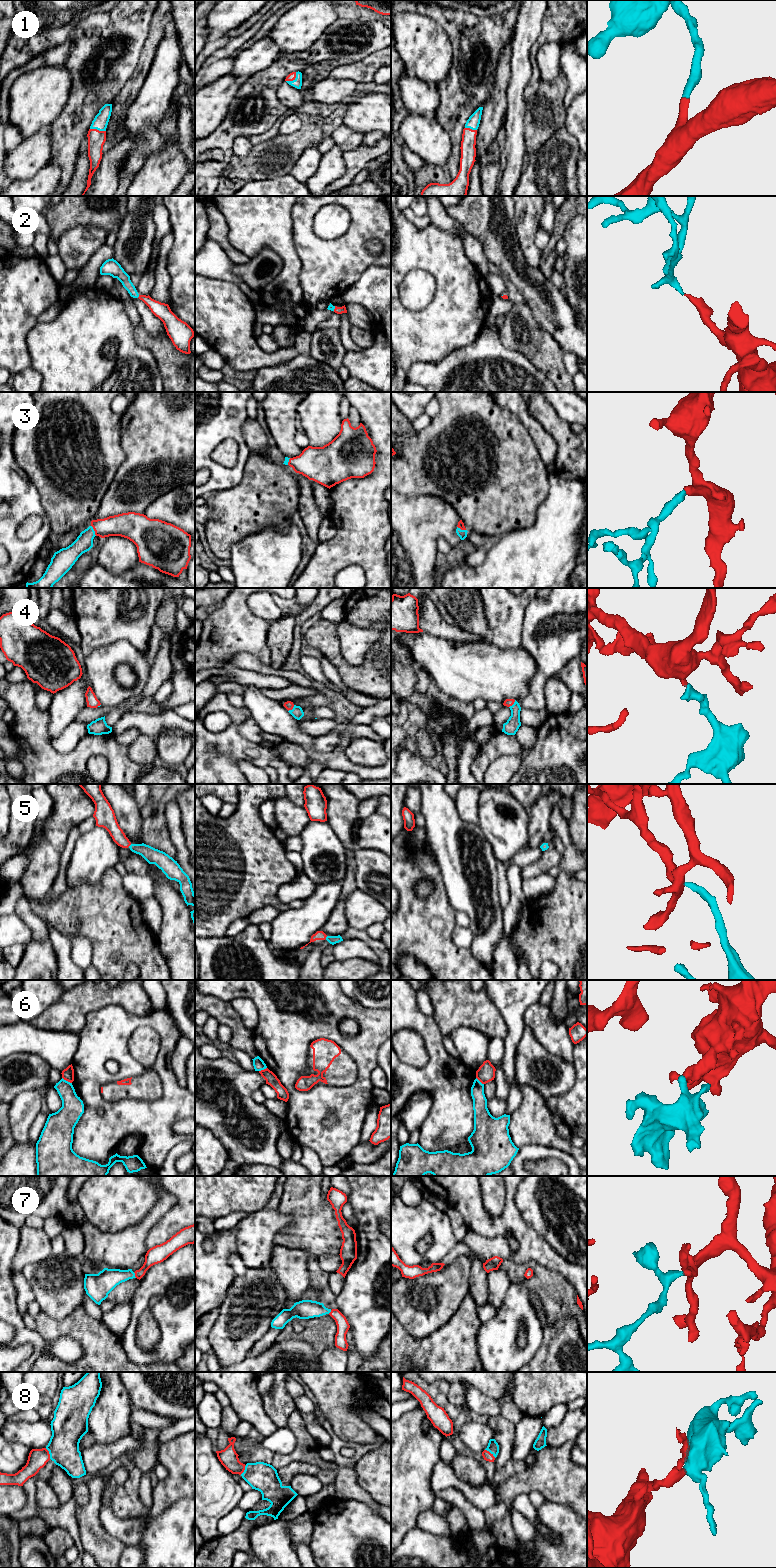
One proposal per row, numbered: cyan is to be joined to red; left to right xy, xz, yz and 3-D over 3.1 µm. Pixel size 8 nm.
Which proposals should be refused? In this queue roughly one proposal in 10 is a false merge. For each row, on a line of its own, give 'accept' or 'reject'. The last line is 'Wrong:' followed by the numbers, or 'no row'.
1: accept
2: accept
3: accept
4: accept
5: accept
6: reject
7: accept
8: accept
Wrong: 6

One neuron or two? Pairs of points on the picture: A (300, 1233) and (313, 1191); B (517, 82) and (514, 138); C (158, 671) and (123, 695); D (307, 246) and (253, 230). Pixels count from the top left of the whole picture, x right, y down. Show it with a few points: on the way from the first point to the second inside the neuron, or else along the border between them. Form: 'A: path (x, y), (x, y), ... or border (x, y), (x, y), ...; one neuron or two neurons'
A: path (309, 1223), (309, 1201); one neuron
B: path (516, 96), (515, 124); one neuron
C: border (151, 668), (146, 685), (137, 697); two neurons
D: border (293, 218), (293, 242), (302, 264); two neurons

